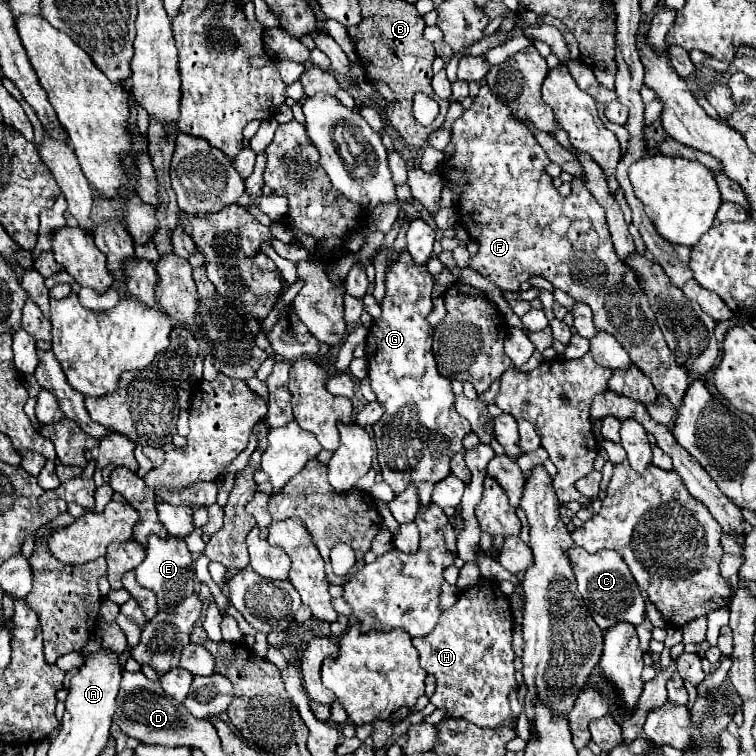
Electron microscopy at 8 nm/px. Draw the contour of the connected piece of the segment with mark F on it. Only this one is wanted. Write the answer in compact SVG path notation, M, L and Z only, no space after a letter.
M481 86L473 106L465 110L459 120L455 120L451 142L455 144L455 154L447 156L441 172L447 180L463 186L459 196L461 224L479 244L479 252L471 256L471 268L497 284L501 290L509 292L519 292L519 286L527 282L529 276L541 276L577 302L587 304L595 314L595 326L615 336L631 356L631 362L653 382L655 390L665 394L673 402L675 410L679 410L683 394L689 386L689 376L681 366L677 366L675 356L671 356L635 272L615 256L605 212L585 188L583 180L575 182L575 196L563 198L551 184L551 176L545 174L545 166L551 160L547 160L547 154L535 136L511 116L511 110L505 104L499 104L487 86Z

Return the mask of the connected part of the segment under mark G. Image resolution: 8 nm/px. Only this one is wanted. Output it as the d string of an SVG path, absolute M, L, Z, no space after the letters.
M403 252L399 262L395 262L385 278L387 294L381 302L381 318L373 322L367 334L367 362L369 362L369 382L373 392L377 394L377 402L383 406L383 416L381 420L373 426L375 432L375 442L377 442L377 460L381 466L383 480L391 484L395 494L401 494L409 482L417 486L417 496L419 496L419 506L429 506L431 504L431 494L433 486L447 478L449 472L449 462L451 456L463 450L463 438L471 432L469 422L457 414L453 402L455 394L451 390L451 382L443 380L437 372L437 364L431 352L431 332L433 326L429 326L427 316L433 310L431 304L431 292L435 286L435 278L427 272L425 264L417 264L409 252Z

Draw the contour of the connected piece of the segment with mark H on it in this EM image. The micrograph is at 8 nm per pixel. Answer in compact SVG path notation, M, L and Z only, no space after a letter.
M481 578L475 586L467 588L455 606L441 614L437 626L421 638L413 638L413 646L419 650L421 666L437 678L435 694L431 702L443 710L443 718L465 718L477 726L497 726L513 716L509 708L509 692L515 688L513 650L511 650L511 606L509 598L501 592L497 582Z

